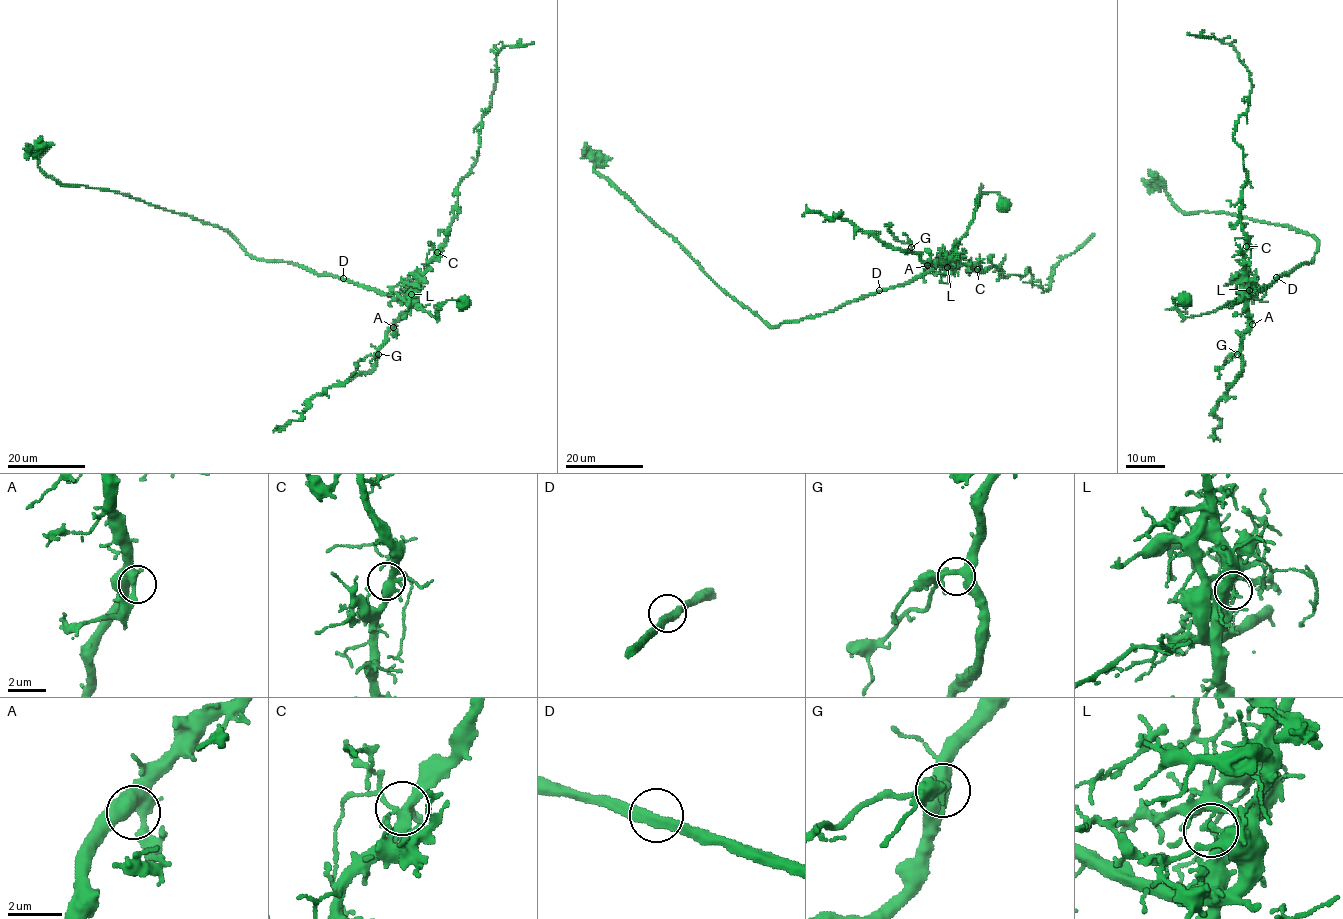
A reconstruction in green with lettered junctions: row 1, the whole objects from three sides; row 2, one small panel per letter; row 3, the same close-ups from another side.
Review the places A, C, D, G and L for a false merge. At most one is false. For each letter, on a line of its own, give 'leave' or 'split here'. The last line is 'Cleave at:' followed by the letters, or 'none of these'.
A: leave
C: leave
D: leave
G: leave
L: split here
Cleave at: L

